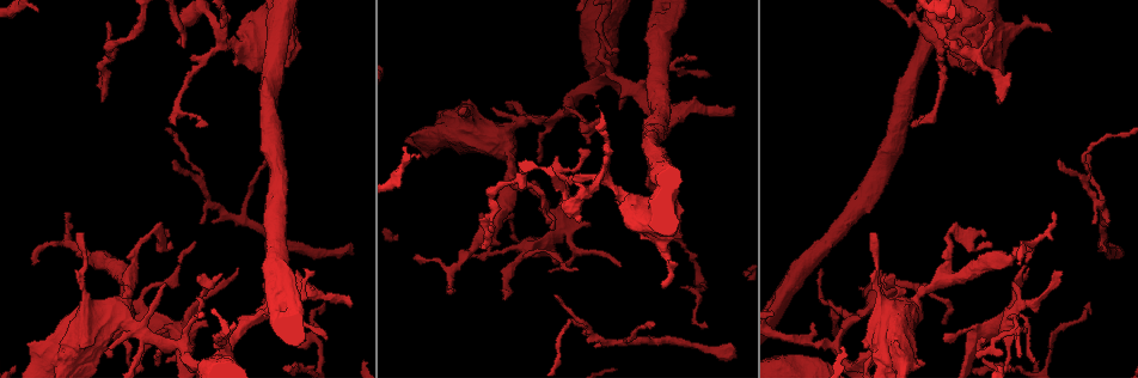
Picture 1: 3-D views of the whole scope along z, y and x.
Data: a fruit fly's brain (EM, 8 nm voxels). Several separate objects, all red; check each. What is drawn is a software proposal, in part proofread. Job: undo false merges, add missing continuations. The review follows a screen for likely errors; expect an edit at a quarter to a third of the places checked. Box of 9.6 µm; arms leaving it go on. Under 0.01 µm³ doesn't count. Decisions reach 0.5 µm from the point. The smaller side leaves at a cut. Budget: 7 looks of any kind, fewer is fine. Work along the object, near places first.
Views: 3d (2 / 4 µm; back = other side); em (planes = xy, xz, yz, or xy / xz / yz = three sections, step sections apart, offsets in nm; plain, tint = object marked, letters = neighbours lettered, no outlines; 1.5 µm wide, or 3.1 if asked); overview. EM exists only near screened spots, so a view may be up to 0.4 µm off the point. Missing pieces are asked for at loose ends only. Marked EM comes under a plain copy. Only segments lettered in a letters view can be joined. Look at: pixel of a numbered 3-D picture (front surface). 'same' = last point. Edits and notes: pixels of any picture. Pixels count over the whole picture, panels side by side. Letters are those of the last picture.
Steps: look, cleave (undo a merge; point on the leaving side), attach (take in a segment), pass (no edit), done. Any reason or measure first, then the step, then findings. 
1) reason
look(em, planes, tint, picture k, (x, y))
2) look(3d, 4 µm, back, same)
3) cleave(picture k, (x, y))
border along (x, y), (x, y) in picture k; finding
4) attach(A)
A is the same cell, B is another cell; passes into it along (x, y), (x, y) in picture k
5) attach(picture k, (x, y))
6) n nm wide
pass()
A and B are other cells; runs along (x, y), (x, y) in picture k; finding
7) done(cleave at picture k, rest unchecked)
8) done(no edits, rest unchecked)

free end
look(3d, 2 µm, picture 1, (1094, 223))

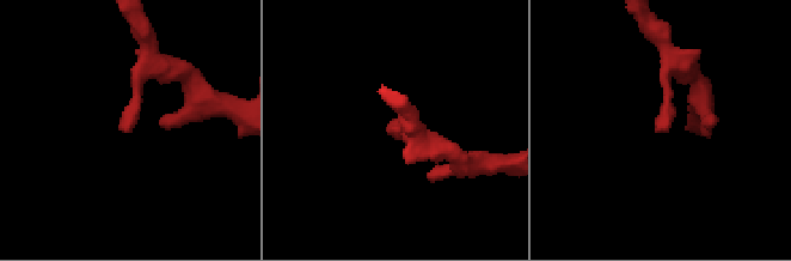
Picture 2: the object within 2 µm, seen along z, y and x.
need the tissue
look(em, planes, letters, picture 2, (118, 125))

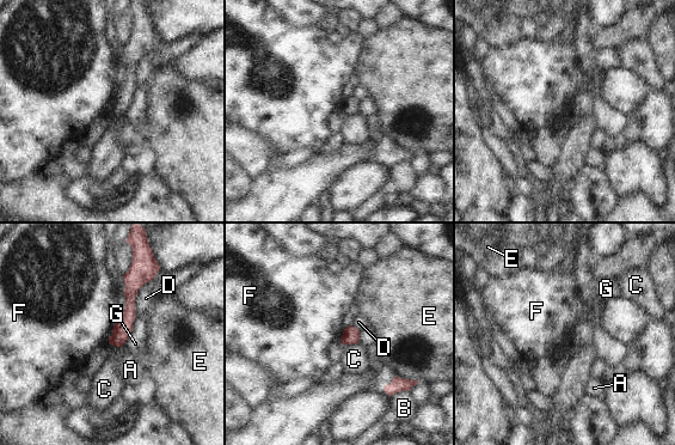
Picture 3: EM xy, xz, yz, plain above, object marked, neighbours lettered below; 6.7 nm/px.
110 nm wide
pass()
A, B, C, D, E, F and G are other cells; border along (115, 322), (108, 341) in picture 3; none of them fits

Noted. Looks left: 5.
branch stops here
look(em, yz, step 4, tint, picture 1, (653, 326))

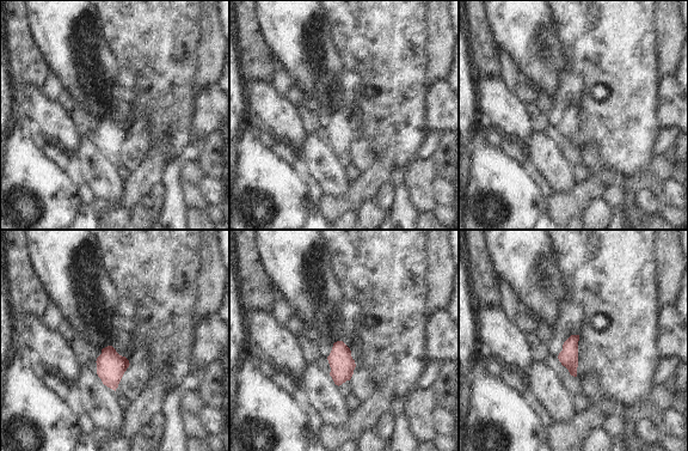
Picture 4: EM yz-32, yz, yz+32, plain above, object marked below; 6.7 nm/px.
cut it another way
look(em, planes, letters, same)

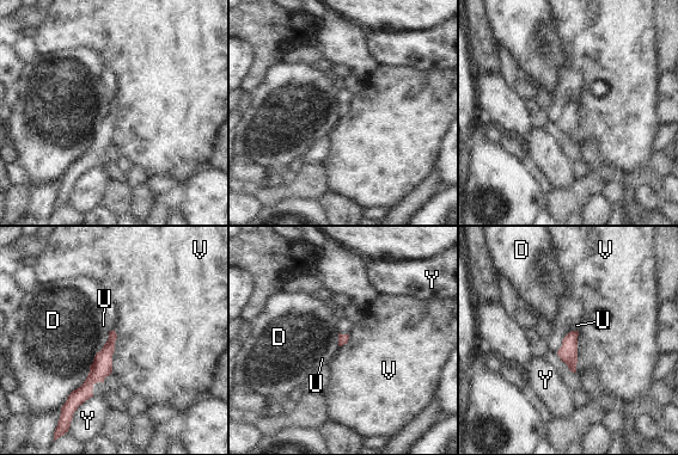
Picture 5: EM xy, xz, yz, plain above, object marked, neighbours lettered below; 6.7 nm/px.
D touches over 340 nm
pass()
D, U, V and Y are other cells; border along (115, 330), (116, 338), (111, 372) in picture 5; no lettered segment goes on from it

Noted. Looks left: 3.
tapers out
look(3d, 4 µm, picture 1, (491, 226))

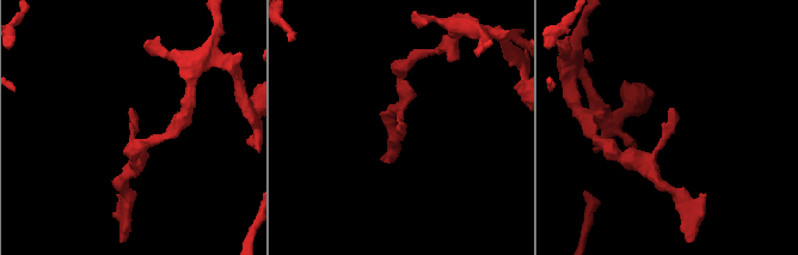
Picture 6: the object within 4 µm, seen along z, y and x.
look(em, planes, letters, picture 6, (396, 127))

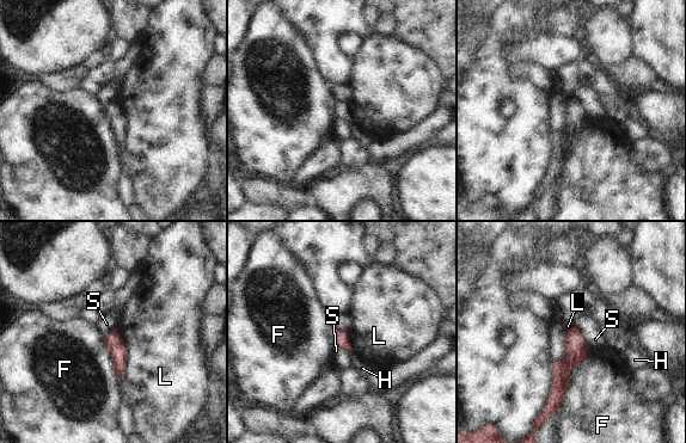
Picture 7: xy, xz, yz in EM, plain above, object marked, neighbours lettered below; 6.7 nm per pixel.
pass()
F, H, L and S are other cells; runs along (574, 330), (555, 405) in picture 7; no lettered segment goes on from it

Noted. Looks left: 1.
done(no edits, rest unchecked)

